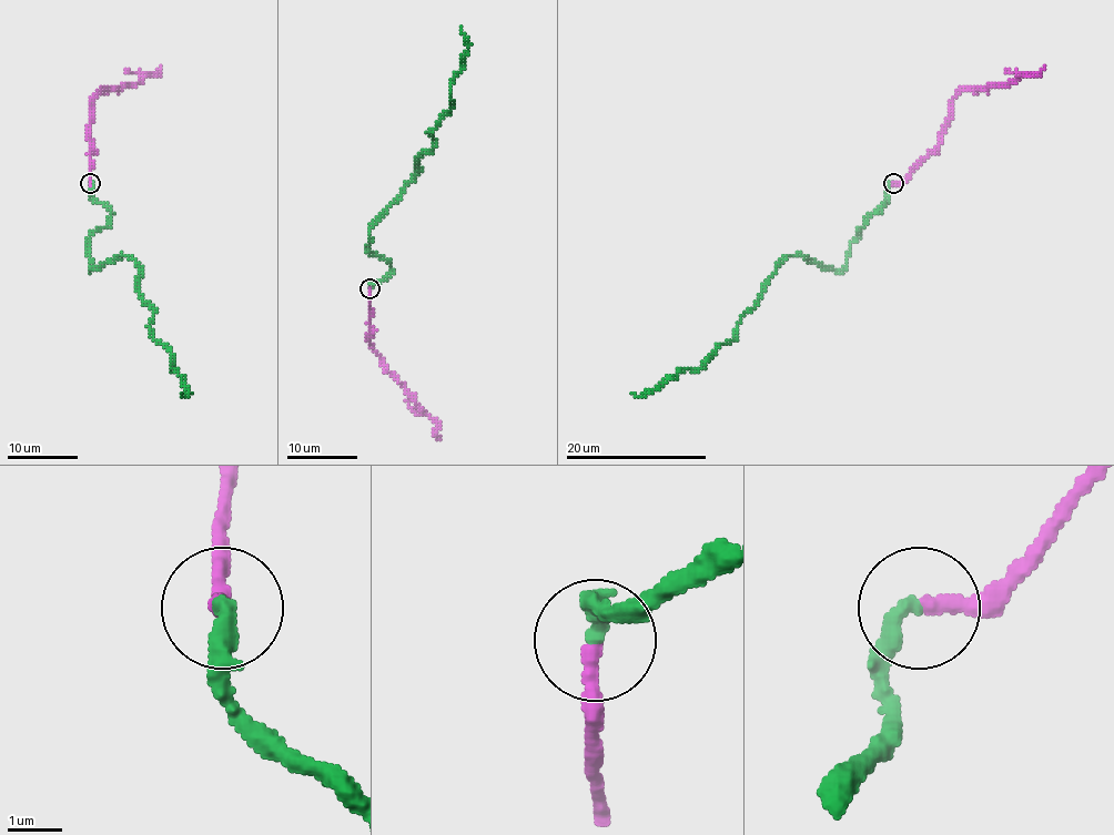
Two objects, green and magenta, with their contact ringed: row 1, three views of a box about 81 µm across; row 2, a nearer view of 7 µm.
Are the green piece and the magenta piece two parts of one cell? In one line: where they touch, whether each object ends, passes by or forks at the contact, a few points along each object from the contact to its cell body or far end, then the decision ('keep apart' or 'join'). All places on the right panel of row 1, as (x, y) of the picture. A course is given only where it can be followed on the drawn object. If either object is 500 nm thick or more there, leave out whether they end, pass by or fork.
(893, 183) | green ends | magenta ends | green via (893, 183), (840, 271), (789, 255), (736, 336), (698, 369), (630, 394) | magenta via (893, 183), (900, 183), (938, 145), (951, 101), (965, 89), (1008, 85), (1019, 75), (1036, 73), (1043, 67) | join

